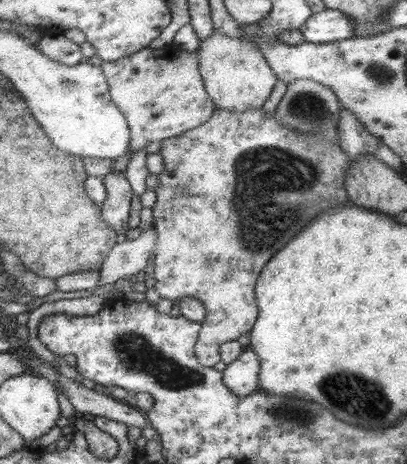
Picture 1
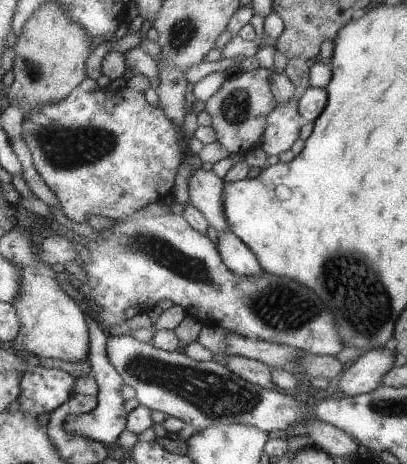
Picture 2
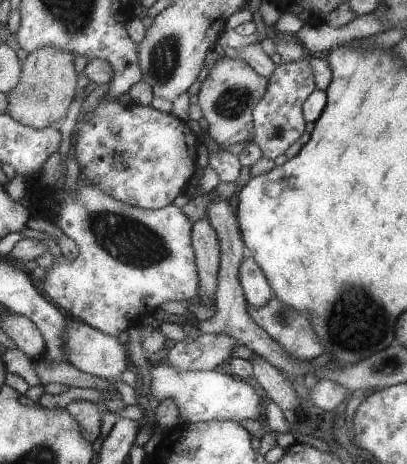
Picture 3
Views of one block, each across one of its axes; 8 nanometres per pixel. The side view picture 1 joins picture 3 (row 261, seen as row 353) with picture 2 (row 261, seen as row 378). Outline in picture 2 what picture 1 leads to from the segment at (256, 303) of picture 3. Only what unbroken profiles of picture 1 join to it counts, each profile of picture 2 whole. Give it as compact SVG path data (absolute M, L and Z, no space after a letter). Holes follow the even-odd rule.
M233 230L231 232L219 232L219 252L223 254L223 260L227 266L241 274L241 276L261 276L265 268L261 266L261 258L253 252L253 248L241 240Z

